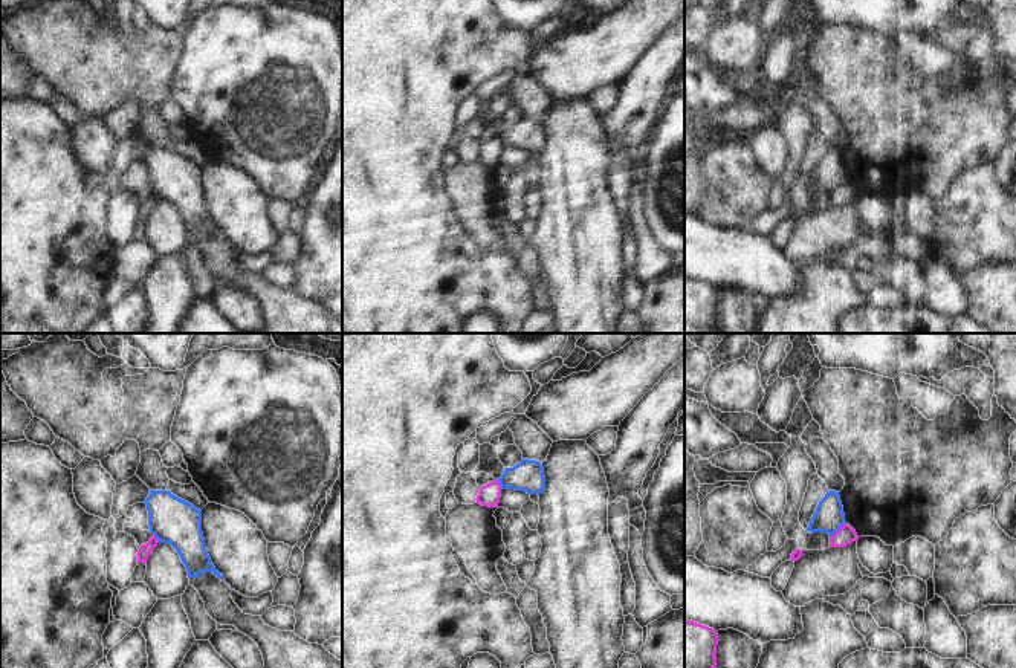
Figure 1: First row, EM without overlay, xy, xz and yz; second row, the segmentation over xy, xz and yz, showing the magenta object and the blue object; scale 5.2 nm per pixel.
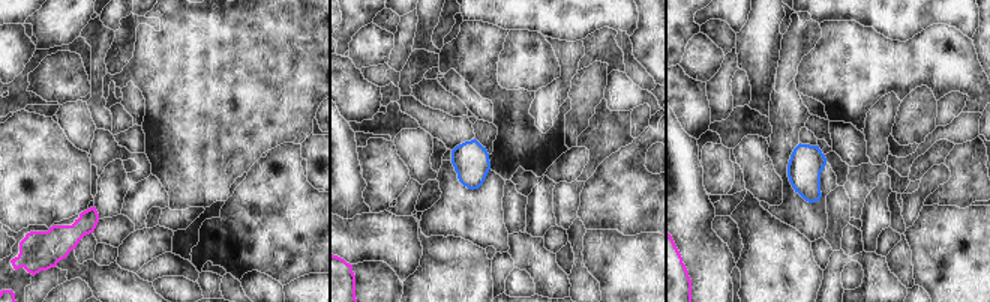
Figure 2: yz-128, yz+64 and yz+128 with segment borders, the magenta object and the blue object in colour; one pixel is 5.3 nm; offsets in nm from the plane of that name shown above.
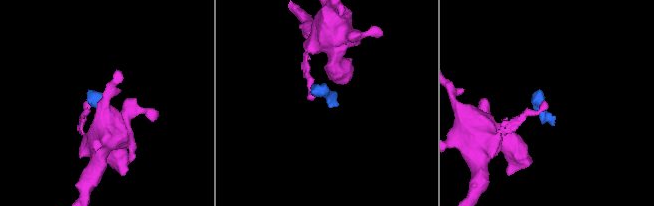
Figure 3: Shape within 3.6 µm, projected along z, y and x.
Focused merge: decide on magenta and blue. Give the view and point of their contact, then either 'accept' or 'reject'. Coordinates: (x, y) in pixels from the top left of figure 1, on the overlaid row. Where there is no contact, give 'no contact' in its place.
contact yz (838, 531); reject

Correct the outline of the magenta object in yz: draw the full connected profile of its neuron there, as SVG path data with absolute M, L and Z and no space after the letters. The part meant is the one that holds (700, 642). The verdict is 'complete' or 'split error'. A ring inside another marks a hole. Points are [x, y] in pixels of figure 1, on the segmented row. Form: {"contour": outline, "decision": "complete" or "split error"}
{"contour": "M684 619L684 668L717 668L717 645L713 628Z", "decision": "complete"}

